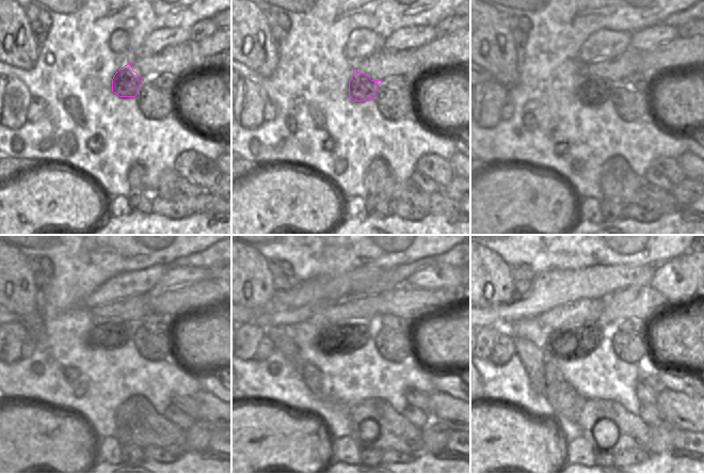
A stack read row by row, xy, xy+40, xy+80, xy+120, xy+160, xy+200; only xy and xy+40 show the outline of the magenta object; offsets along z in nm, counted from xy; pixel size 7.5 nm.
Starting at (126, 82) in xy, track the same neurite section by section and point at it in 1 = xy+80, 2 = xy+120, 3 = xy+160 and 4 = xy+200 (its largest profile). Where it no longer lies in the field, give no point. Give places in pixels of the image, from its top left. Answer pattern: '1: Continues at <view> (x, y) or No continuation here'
1: Continues at xy+80 (600, 92)
2: Continues at xy+120 (108, 336)
3: Continues at xy+160 (339, 338)
4: Continues at xy+200 (569, 342).

